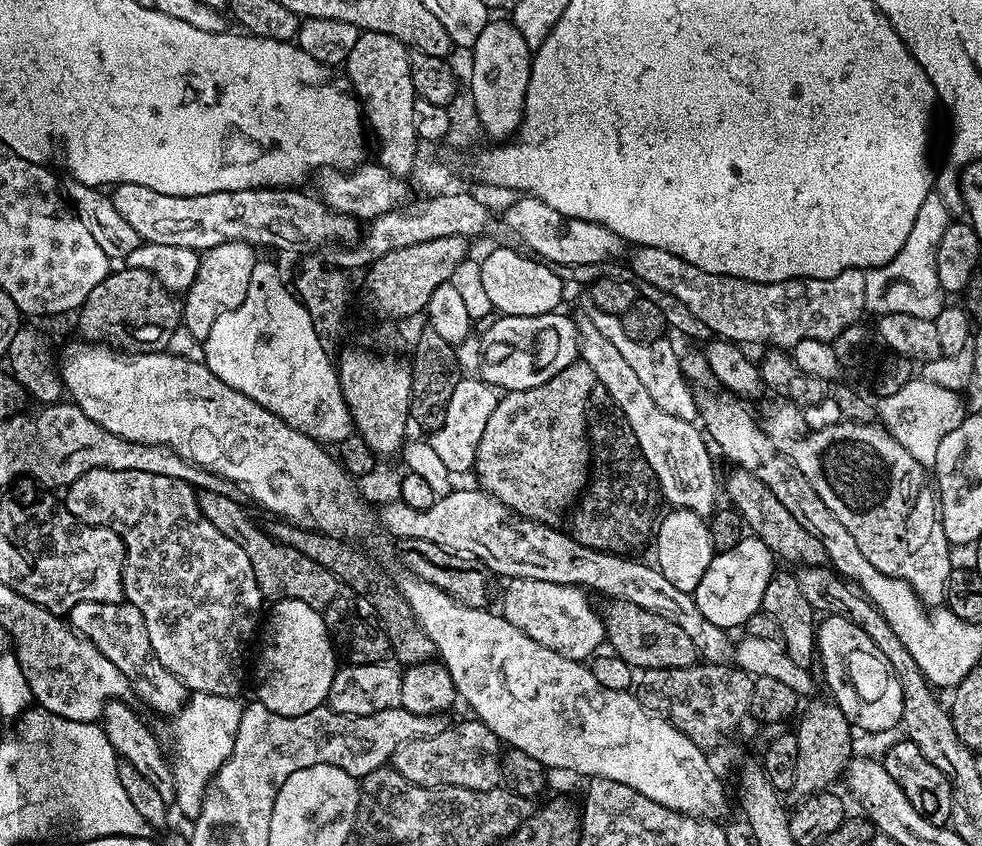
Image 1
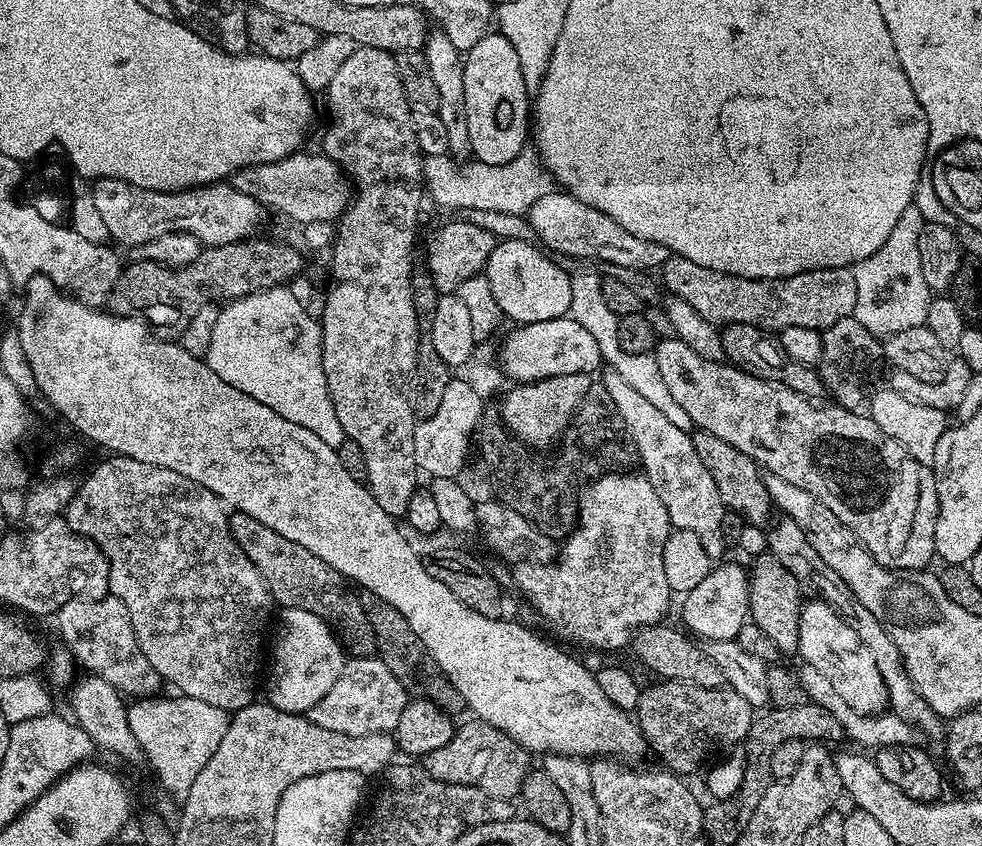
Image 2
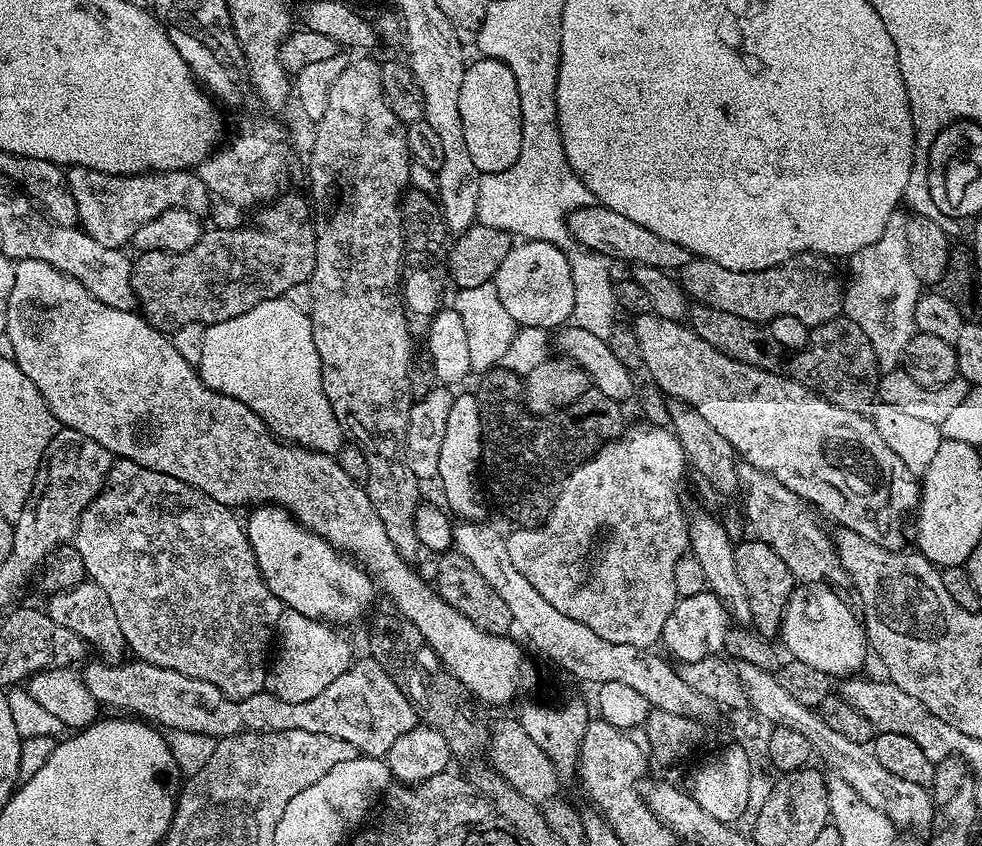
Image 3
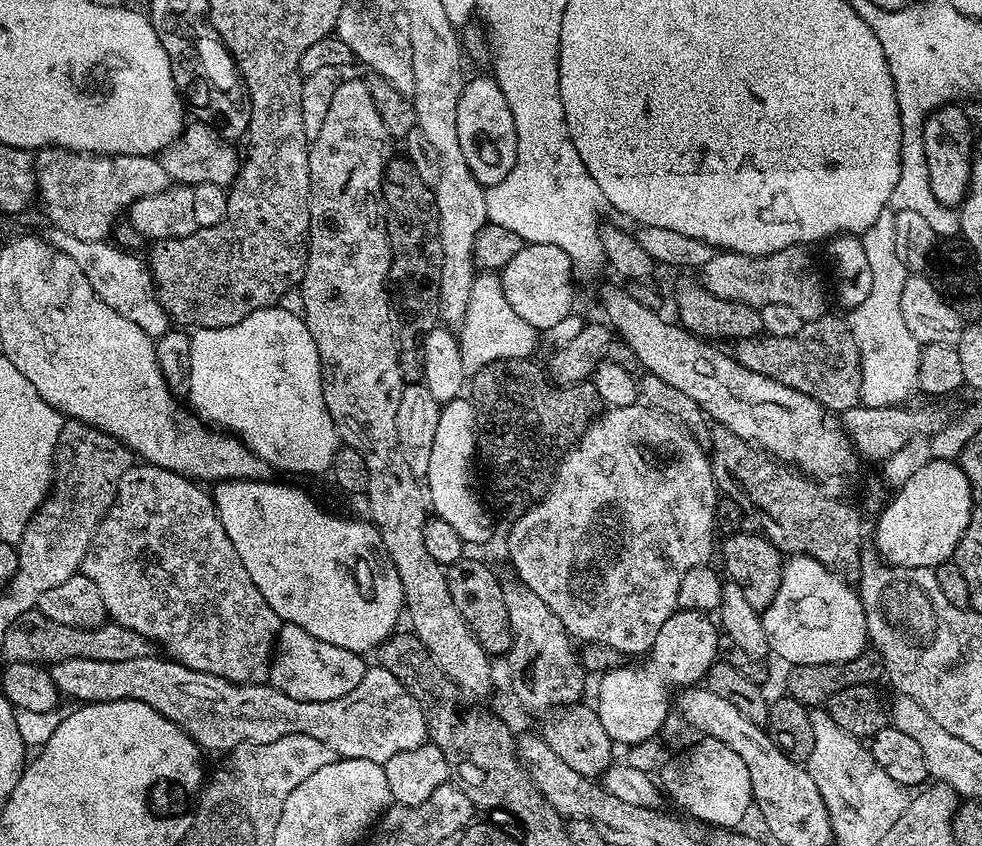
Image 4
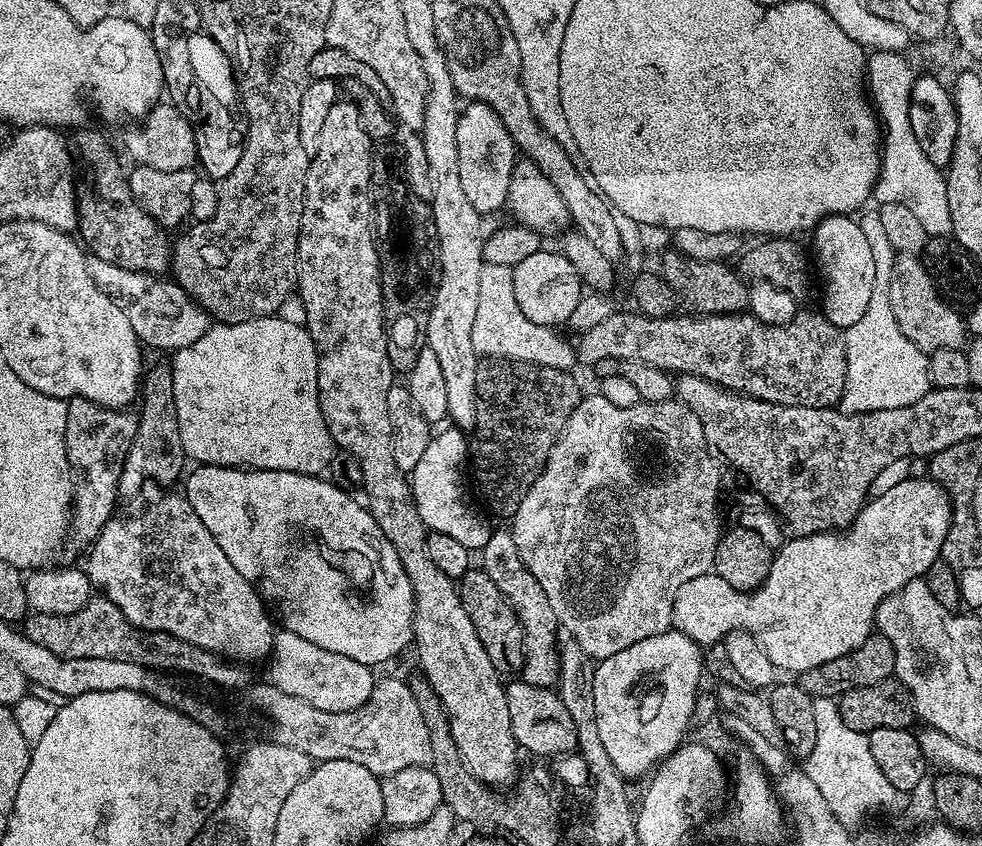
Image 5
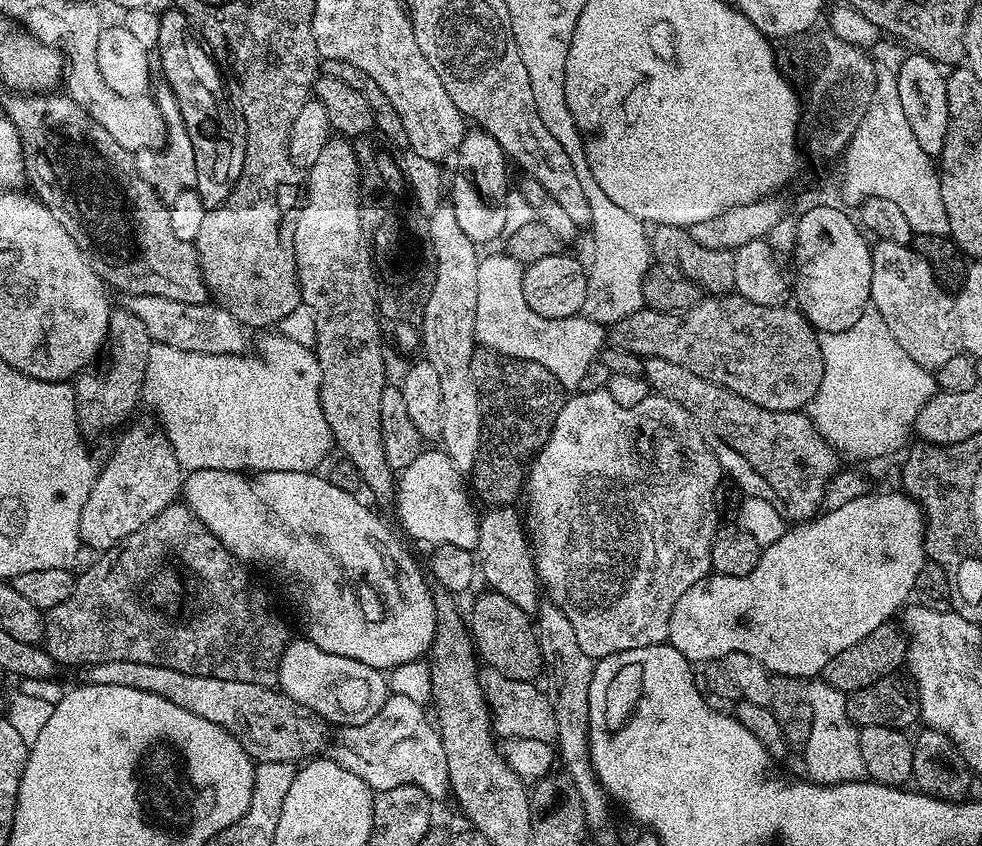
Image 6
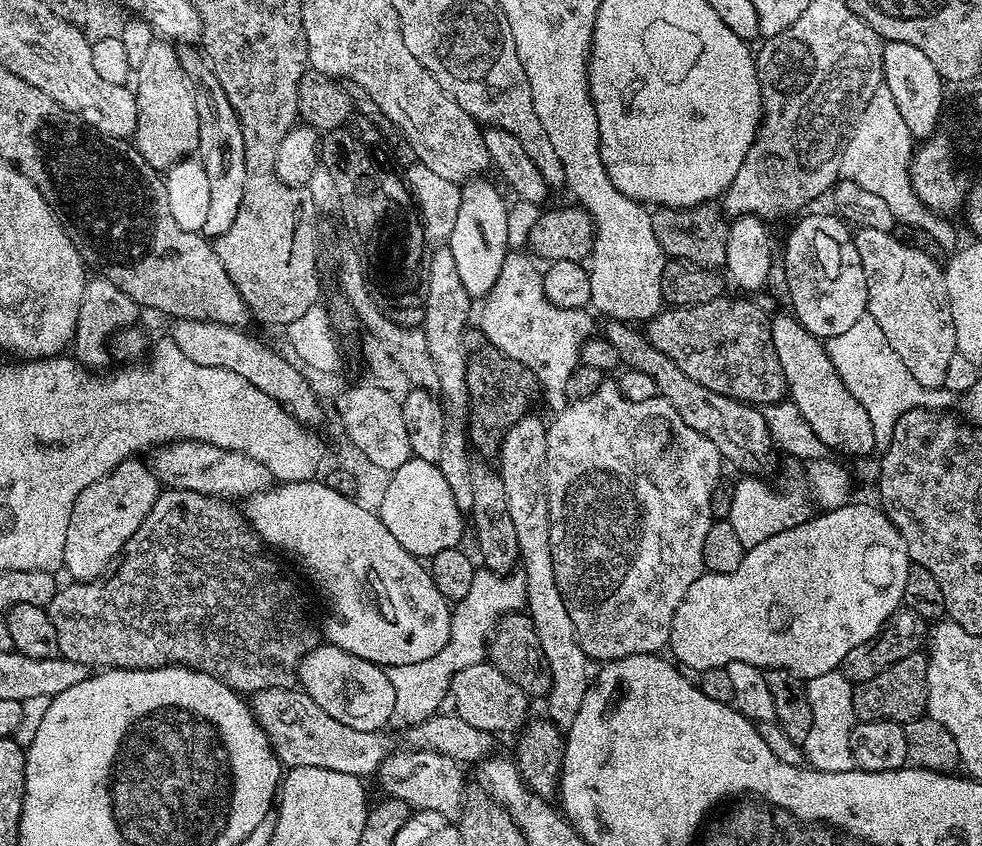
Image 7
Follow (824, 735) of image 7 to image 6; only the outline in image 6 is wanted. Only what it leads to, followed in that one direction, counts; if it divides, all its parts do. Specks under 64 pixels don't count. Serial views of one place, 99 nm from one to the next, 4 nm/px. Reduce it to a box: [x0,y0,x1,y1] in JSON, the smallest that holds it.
[802,678,865,784]

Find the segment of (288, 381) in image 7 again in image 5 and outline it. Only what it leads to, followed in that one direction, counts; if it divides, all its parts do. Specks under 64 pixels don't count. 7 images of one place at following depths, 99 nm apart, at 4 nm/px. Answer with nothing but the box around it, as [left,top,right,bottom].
[87,255,210,350]

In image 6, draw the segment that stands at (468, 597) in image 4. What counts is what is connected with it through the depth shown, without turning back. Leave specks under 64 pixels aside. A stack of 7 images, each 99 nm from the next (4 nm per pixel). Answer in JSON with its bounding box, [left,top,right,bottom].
[466,590,544,681]

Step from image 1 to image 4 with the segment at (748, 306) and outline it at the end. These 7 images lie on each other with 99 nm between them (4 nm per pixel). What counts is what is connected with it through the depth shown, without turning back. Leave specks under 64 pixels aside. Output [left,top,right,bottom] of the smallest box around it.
[702,244,830,322]

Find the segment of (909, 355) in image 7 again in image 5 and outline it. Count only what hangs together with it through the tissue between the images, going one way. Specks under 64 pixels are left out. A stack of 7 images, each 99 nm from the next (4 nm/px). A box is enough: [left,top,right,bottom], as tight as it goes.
[888,255,965,352]

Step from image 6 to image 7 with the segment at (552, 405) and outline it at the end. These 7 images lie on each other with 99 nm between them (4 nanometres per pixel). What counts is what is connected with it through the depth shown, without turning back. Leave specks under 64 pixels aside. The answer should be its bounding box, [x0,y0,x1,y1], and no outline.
[464,330,538,457]

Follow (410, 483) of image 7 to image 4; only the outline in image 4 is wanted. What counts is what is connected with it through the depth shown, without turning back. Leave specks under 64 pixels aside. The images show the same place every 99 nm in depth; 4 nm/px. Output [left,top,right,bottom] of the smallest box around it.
[426,398,492,546]

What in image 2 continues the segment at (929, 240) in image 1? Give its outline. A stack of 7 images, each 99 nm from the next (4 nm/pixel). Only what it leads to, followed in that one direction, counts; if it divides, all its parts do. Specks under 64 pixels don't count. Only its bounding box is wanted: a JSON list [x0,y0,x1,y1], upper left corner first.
[851,206,934,338]

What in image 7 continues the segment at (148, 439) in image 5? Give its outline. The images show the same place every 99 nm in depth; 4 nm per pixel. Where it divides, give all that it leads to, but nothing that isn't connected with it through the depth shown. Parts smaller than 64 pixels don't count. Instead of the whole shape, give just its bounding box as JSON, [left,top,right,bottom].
[64,458,162,582]

